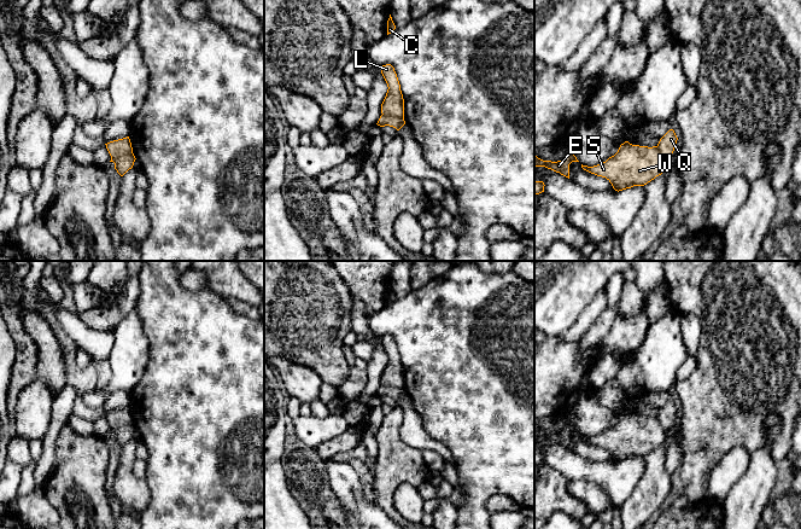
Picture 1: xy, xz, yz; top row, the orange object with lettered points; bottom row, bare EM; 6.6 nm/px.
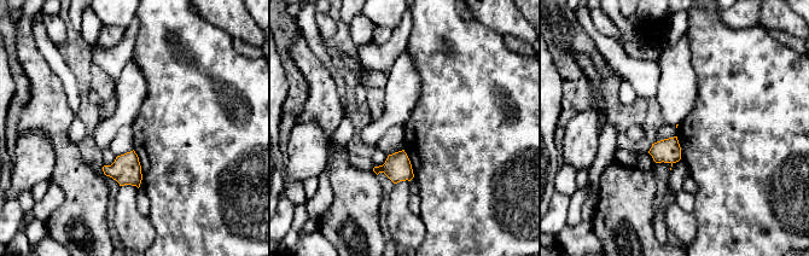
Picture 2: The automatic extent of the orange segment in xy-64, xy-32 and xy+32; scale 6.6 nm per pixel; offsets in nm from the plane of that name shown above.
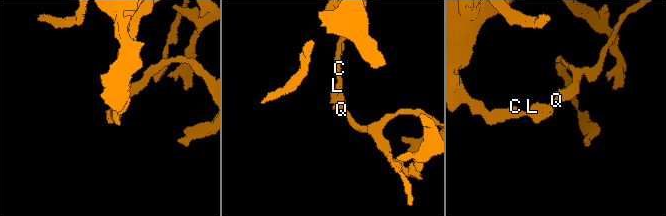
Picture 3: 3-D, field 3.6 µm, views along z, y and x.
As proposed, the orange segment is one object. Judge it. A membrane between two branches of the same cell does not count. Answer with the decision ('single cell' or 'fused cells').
fused cells

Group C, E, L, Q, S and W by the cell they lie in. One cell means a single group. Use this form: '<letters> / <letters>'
C E L S W / Q

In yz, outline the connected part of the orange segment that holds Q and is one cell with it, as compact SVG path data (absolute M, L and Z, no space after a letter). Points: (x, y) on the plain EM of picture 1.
M670 400L659 412L657 418L665 429L670 429L677 414L677 406L673 400Z

